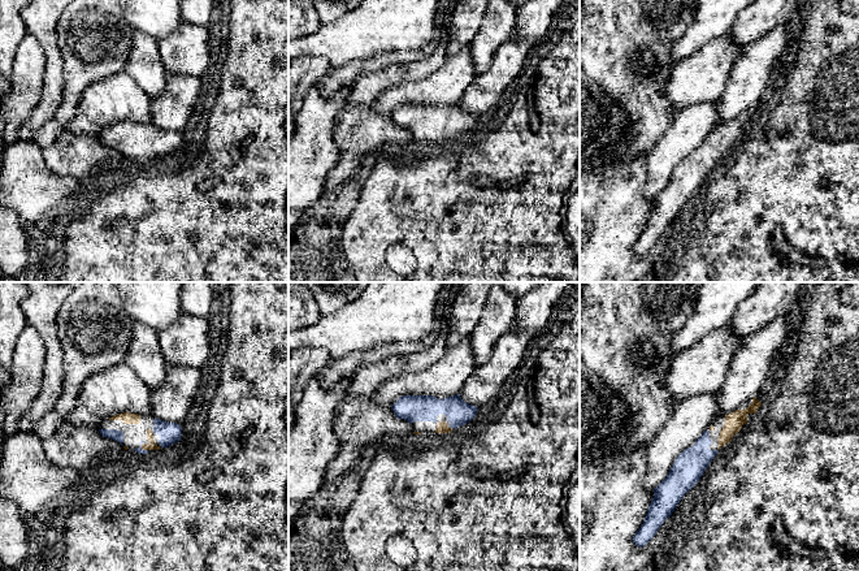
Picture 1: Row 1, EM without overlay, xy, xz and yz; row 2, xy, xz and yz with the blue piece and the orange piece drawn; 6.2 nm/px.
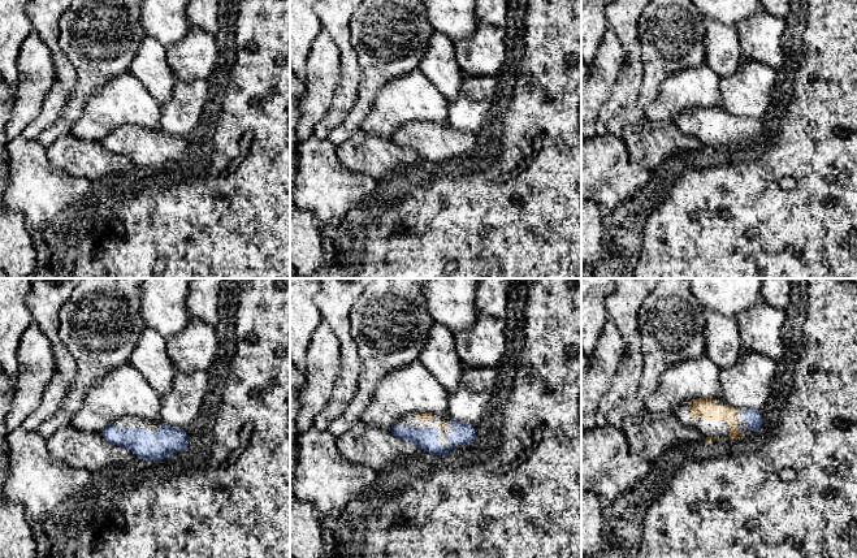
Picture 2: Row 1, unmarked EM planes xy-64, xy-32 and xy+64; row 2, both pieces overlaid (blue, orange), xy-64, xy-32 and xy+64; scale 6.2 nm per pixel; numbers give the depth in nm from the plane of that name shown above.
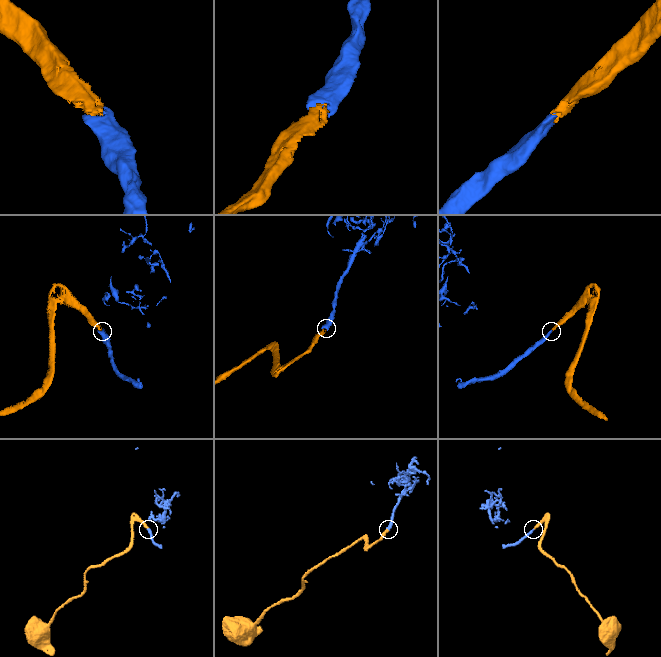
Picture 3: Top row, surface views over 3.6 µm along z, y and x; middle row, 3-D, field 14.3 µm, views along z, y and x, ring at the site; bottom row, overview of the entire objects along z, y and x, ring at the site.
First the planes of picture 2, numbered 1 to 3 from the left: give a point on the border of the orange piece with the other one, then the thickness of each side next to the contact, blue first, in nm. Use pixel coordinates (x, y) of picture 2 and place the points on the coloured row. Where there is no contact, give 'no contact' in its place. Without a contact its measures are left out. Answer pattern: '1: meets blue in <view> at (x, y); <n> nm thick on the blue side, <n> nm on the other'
1: no contact
2: no contact
3: no contact

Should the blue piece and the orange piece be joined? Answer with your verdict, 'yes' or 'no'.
yes

